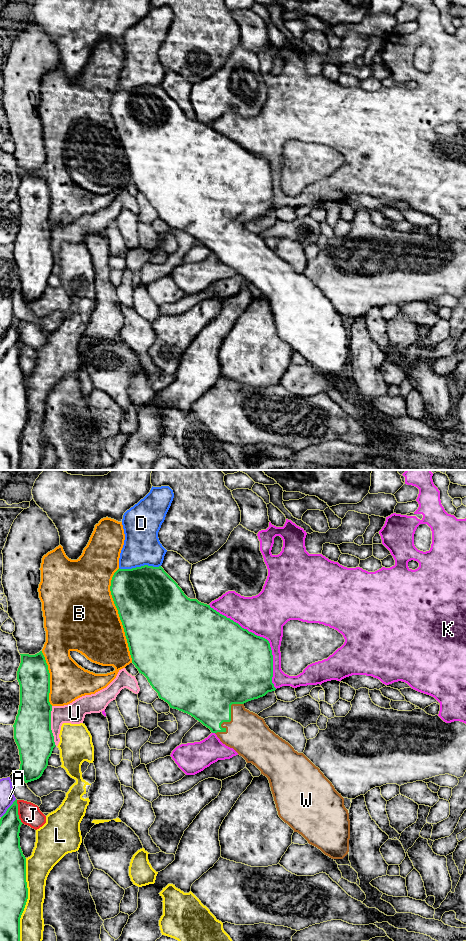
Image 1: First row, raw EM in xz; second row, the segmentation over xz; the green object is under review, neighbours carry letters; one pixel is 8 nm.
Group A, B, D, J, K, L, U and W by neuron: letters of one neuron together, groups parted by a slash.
A / B / D / J U / K / L / W

